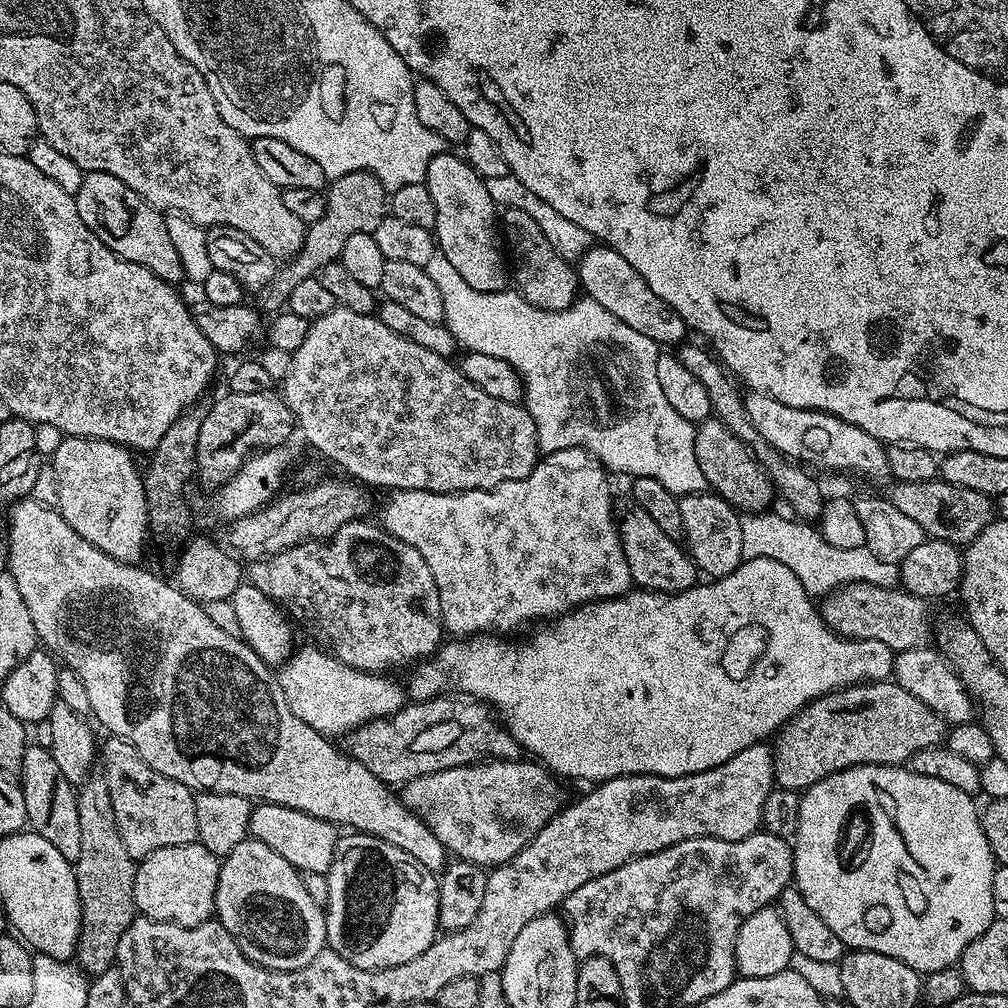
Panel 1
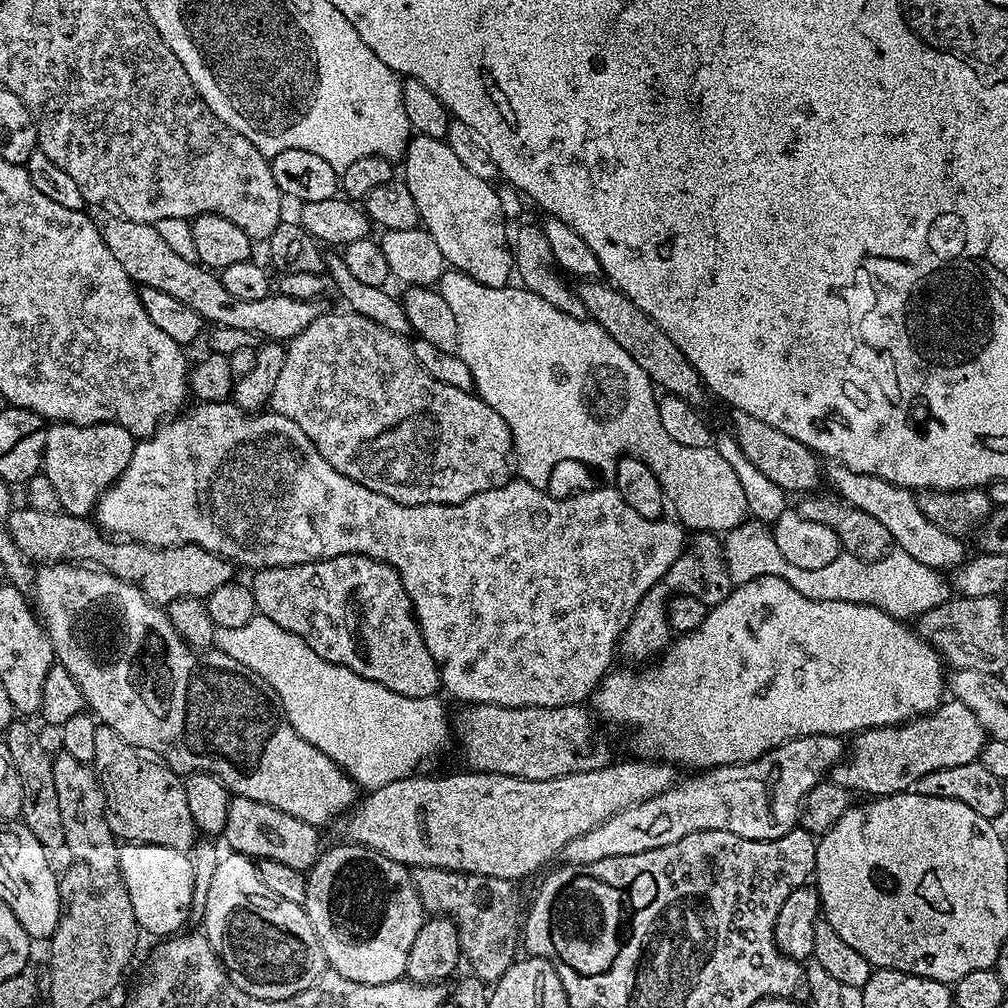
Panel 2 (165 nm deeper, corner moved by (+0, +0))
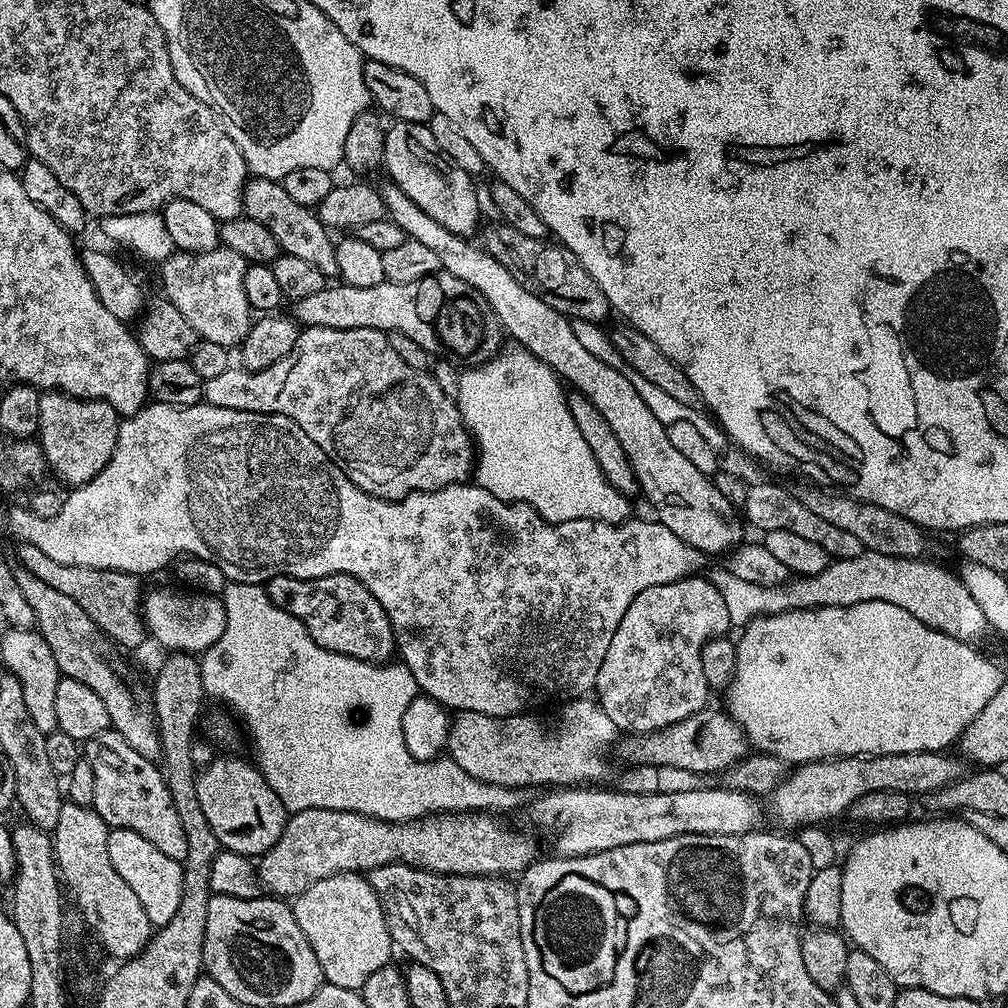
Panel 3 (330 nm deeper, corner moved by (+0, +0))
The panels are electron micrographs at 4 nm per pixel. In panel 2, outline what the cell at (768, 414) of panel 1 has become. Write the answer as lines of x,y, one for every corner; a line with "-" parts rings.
835,462
827,465
826,480
827,483
828,480
832,483
832,488
836,491
833,493
844,503
870,514
870,518
878,518
878,522
882,522
882,526
890,530
893,545
899,551
910,554
910,558
918,558
918,562
923,562
925,566
937,570
945,570
944,568
955,570
964,563
966,559
965,541
956,539
930,522
918,508
916,497
909,489
899,488
896,484
886,482
877,476
858,474

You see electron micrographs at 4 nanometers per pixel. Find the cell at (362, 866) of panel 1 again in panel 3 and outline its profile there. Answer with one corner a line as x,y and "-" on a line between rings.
339,872
330,878
322,878
322,882
314,882
314,886
295,897
291,909
302,934
306,934
306,942
310,942
310,950
314,950
314,958
318,958
321,977
329,984
359,990
366,978
374,974
374,970
383,968
393,959
394,945
384,917
384,908
380,905
378,894
374,894
367,875

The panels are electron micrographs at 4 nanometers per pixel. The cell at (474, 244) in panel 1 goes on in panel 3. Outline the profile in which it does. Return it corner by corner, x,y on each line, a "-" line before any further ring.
405,120
393,123
384,133
383,171
388,171
387,179
415,202
421,210
426,210
434,222
446,226
459,236
471,237
476,223
480,220
480,200
476,197
473,177
466,174
446,154
442,154
442,146
434,142
434,134
430,134
427,124
411,124

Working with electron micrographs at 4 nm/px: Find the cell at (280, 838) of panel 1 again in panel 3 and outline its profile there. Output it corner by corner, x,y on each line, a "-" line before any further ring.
223,756
197,771
198,802
221,849
249,858
259,858
266,850
270,850
270,846
274,846
274,842
278,842
278,838
282,838
282,830
290,813
282,806
278,794
270,790
270,782
266,782
255,763
247,764
232,756

